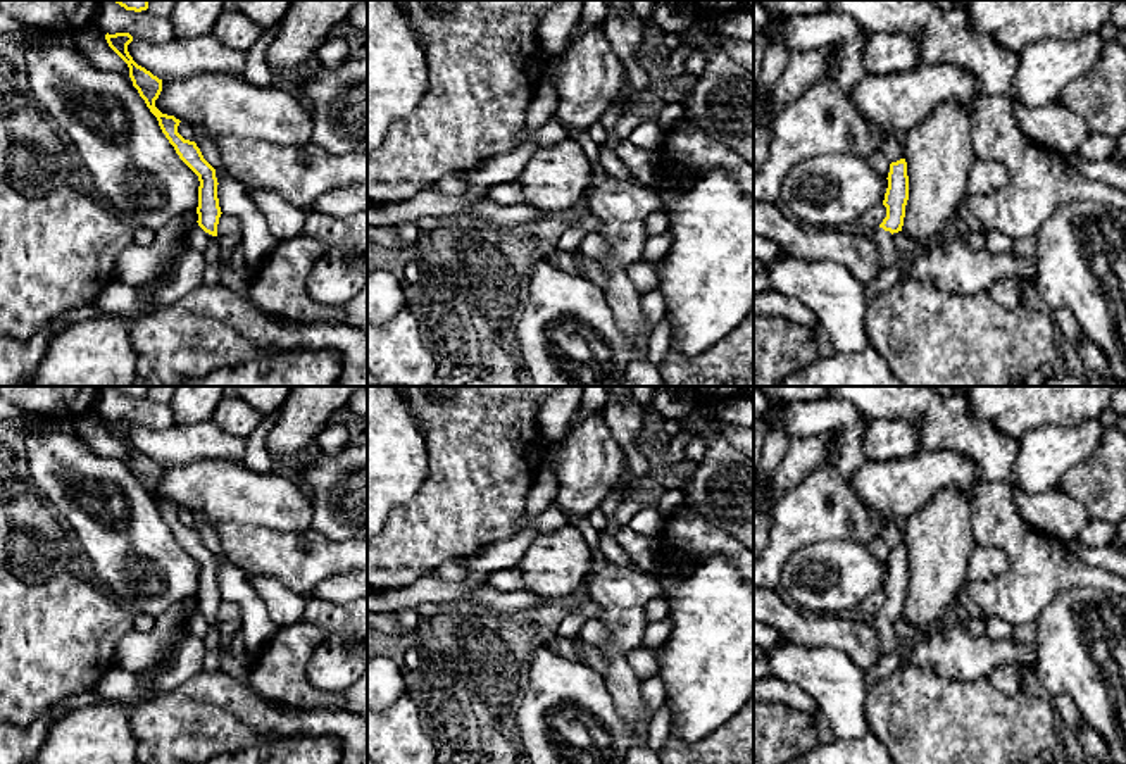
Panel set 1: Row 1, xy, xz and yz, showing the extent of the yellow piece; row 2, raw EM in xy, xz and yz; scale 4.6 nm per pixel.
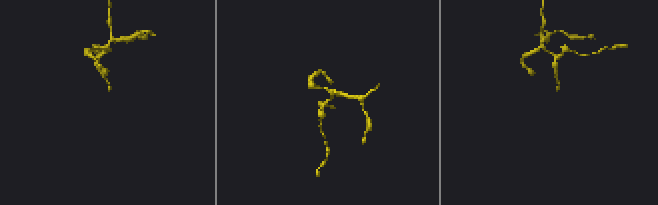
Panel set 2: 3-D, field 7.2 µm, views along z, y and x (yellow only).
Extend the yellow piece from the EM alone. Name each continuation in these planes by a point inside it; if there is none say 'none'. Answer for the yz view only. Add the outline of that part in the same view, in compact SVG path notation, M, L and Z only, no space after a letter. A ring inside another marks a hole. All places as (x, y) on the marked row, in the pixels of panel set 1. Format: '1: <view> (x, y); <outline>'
1: yz (888, 256); M878 228L878 229L873 231L871 236L876 241L883 266L891 267L898 259L898 254L893 247L893 241L891 241L893 235L890 231L885 231L883 228Z

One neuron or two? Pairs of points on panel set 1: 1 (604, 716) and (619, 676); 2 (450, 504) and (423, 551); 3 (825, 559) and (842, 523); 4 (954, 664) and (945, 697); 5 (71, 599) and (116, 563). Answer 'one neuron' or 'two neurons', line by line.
1: two neurons
2: one neuron
3: two neurons
4: two neurons
5: two neurons

